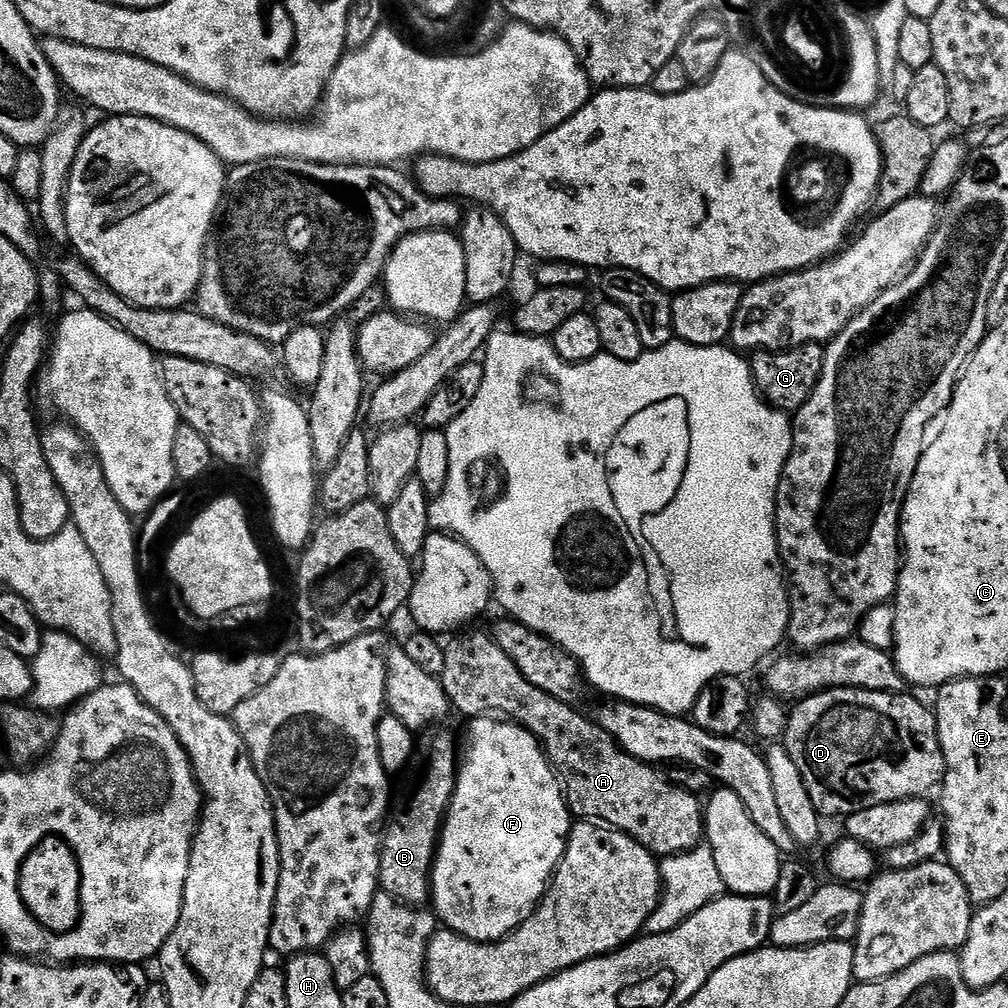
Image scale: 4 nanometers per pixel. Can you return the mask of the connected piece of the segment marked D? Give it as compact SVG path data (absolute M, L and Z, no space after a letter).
M828 688L824 692L815 692L799 701L789 711L788 725L784 727L782 743L790 758L794 758L794 766L802 774L802 782L806 782L806 790L810 790L810 798L814 802L817 812L821 817L840 816L846 818L858 810L870 810L870 806L882 806L886 802L895 800L914 800L927 797L927 792L935 793L944 782L944 755L940 749L940 739L936 729L936 713L931 707L928 708L920 700L915 700L909 694L898 692L871 692L870 690L858 690L857 688Z

